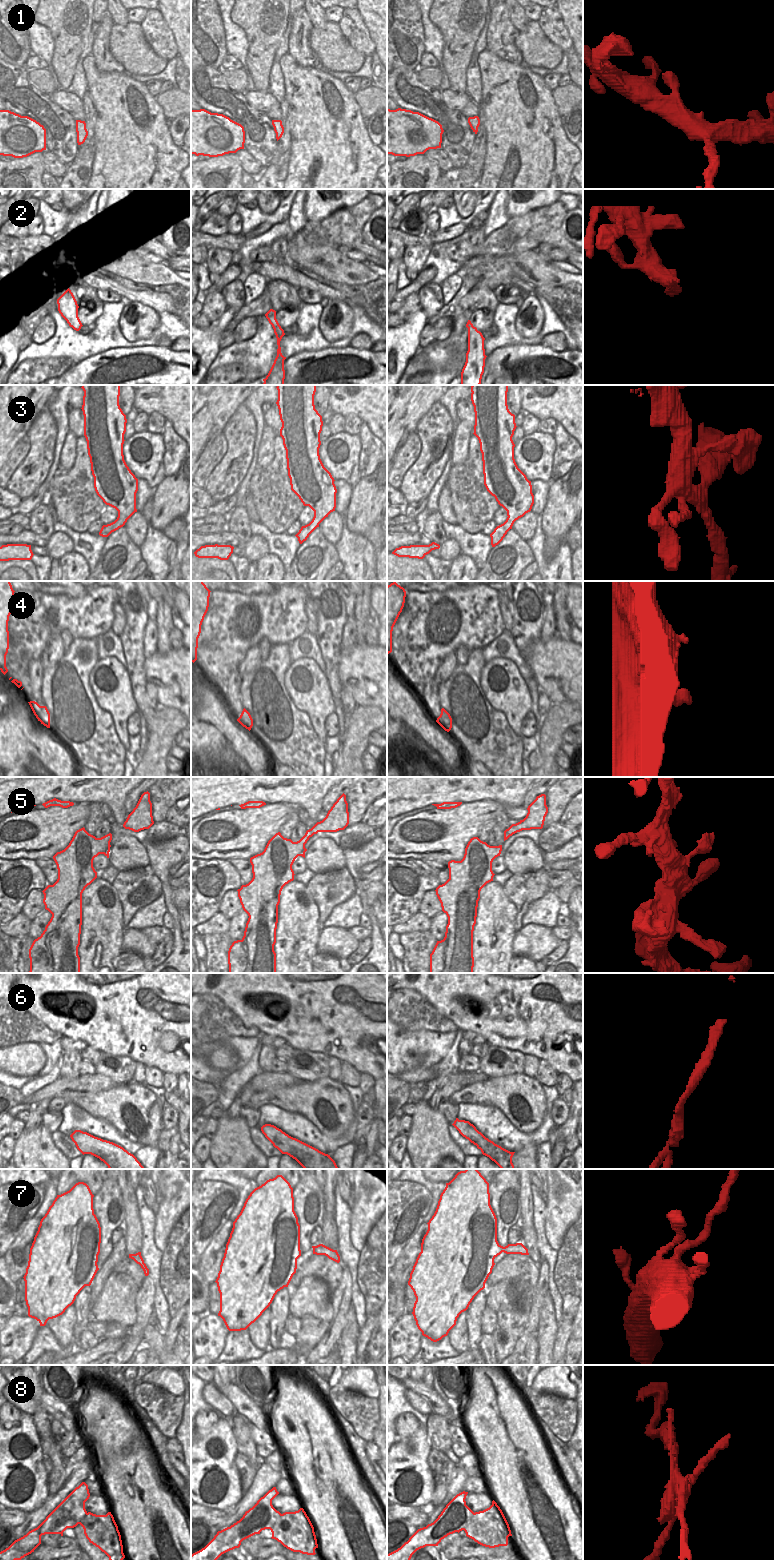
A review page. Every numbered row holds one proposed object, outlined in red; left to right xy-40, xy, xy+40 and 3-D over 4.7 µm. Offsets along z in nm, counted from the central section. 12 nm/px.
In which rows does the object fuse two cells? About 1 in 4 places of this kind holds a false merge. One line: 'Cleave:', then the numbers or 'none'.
Cleave: 6, 8

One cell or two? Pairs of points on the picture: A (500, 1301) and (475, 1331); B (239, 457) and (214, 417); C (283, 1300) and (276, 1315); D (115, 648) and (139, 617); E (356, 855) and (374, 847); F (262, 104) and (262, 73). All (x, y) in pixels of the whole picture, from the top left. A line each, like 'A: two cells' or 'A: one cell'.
A: two cells
B: two cells
C: one cell
D: two cells
E: one cell
F: two cells

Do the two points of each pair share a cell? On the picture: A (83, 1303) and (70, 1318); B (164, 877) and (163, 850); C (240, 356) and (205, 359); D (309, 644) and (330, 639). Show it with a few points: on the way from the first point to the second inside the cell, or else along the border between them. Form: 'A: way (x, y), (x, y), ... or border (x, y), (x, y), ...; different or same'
A: border (73, 1303), (75, 1326), (72, 1335); different
B: way (163, 870), (163, 857); same
C: border (219, 349), (207, 372); different
D: border (314, 635), (320, 649), (321, 658), (325, 664); different

